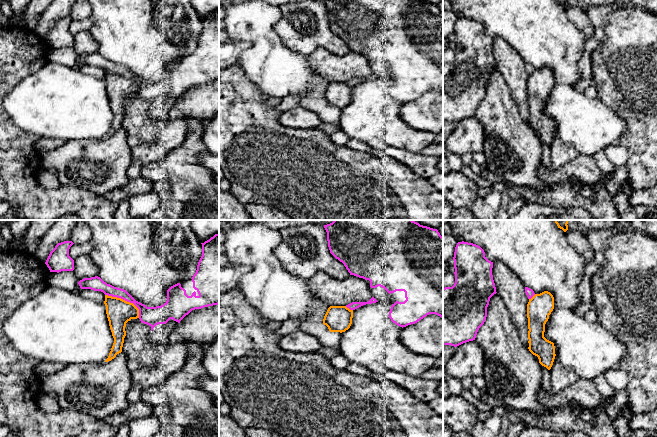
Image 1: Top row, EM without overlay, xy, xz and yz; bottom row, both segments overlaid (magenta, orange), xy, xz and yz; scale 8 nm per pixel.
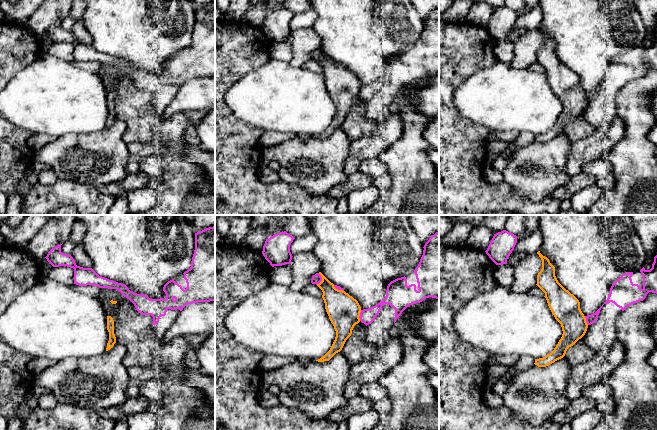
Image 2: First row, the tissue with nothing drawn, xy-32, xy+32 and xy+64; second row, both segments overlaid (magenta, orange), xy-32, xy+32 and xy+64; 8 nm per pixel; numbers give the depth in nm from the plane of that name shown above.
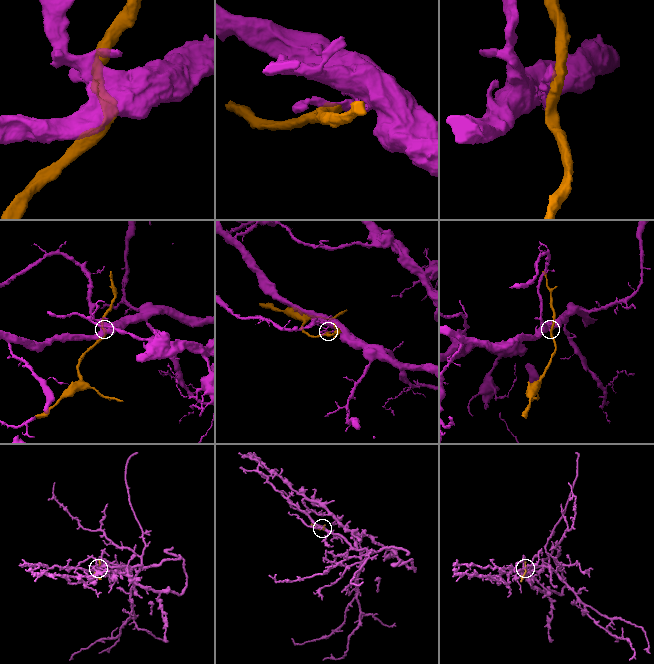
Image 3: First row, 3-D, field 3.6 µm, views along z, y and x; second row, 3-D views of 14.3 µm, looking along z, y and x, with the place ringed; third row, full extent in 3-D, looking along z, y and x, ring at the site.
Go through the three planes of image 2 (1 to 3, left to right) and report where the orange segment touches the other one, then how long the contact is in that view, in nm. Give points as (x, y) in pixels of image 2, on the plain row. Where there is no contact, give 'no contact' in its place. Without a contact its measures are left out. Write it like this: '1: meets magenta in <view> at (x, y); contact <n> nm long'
1: no contact
2: meets magenta in xy+32 at (321, 55); contact 100 nm long
3: meets magenta in xy+64 at (586, 96); contact 80 nm long

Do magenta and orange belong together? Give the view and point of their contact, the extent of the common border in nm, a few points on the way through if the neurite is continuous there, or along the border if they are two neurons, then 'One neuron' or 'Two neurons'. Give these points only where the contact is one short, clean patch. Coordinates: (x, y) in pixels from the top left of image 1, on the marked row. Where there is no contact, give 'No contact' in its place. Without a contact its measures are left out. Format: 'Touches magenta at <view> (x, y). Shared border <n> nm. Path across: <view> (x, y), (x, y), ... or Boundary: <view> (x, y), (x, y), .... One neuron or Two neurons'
Touches magenta at xy (126, 300). Shared border 340 nm. Two neurons

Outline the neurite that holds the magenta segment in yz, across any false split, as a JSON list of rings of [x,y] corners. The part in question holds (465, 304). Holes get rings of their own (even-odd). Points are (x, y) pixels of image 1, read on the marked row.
[[[464,241],[458,242],[453,260],[455,283],[452,287],[443,288],[443,345],[457,347],[475,340],[479,328],[486,320],[490,298],[497,292],[492,275],[493,262],[485,257],[485,252],[480,246]]]

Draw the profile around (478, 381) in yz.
[[[475,376],[472,378],[473,385],[481,392],[485,391],[486,382],[483,376]]]

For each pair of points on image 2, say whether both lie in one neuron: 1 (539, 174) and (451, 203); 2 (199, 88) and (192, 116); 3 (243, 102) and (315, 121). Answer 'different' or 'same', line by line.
1: different
2: different
3: same

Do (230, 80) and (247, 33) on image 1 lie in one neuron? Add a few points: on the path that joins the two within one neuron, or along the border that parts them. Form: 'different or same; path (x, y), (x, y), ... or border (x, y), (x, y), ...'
different; border (239, 64), (243, 69), (245, 77), (252, 84)

